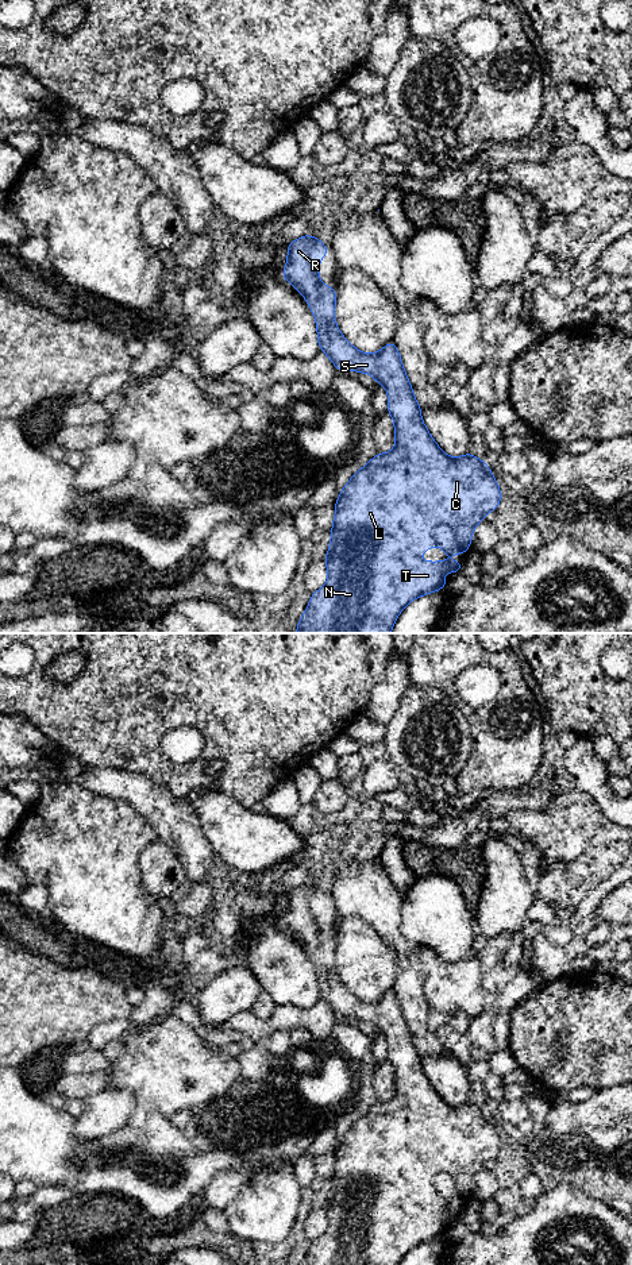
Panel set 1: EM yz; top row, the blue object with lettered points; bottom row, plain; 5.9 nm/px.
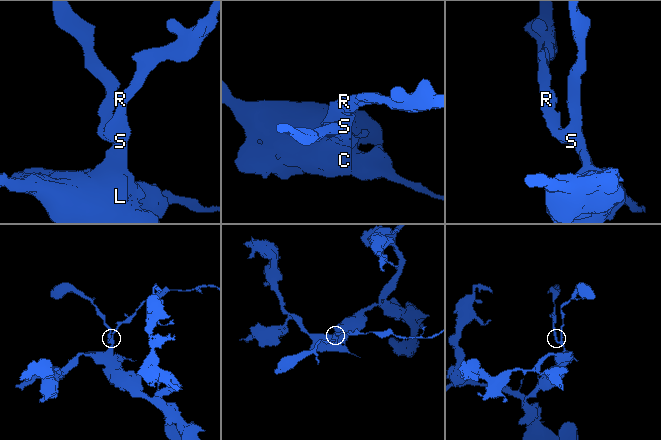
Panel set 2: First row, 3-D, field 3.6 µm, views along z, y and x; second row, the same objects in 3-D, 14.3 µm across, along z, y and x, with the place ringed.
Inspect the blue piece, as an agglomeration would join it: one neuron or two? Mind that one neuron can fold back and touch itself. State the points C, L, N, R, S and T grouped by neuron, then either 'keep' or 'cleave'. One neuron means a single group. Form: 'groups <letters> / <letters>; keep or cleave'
groups C L N R S T; keep

